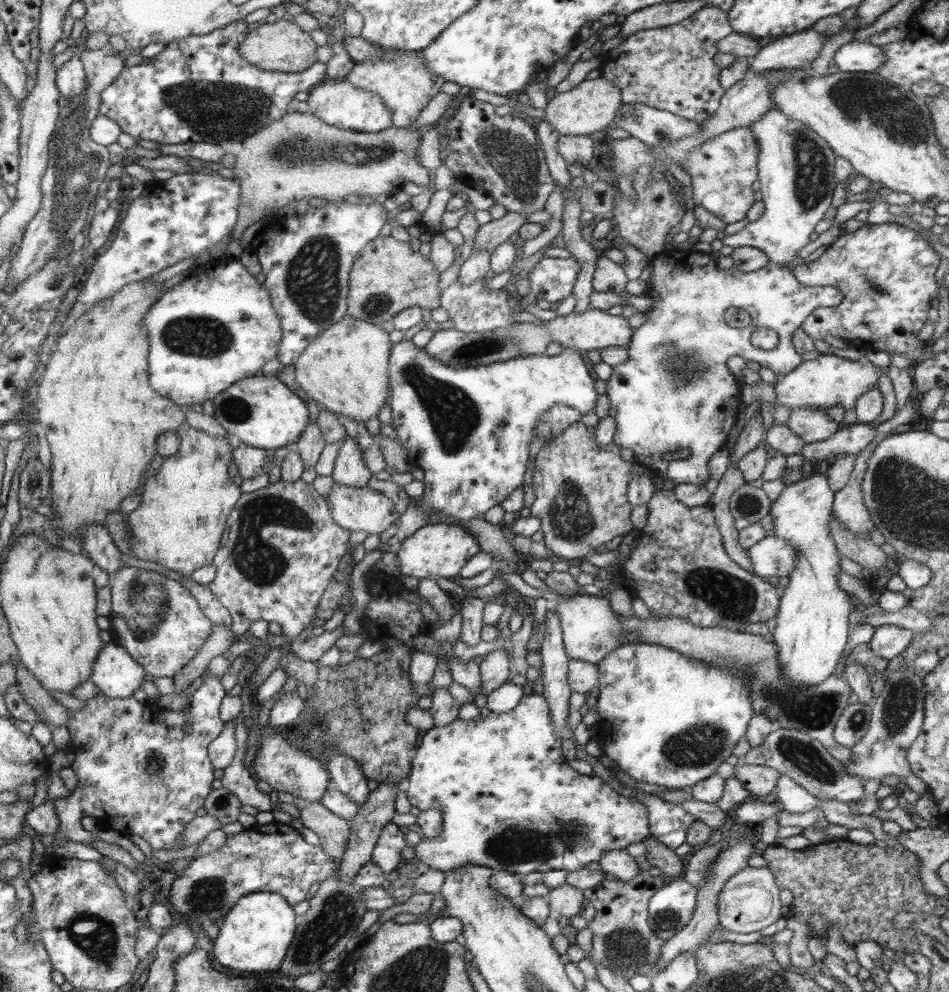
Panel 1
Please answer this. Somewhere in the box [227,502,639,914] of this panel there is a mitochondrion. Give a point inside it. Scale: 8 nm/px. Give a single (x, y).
(515, 845)

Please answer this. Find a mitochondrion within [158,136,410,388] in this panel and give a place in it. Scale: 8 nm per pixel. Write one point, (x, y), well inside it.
(313, 277)

